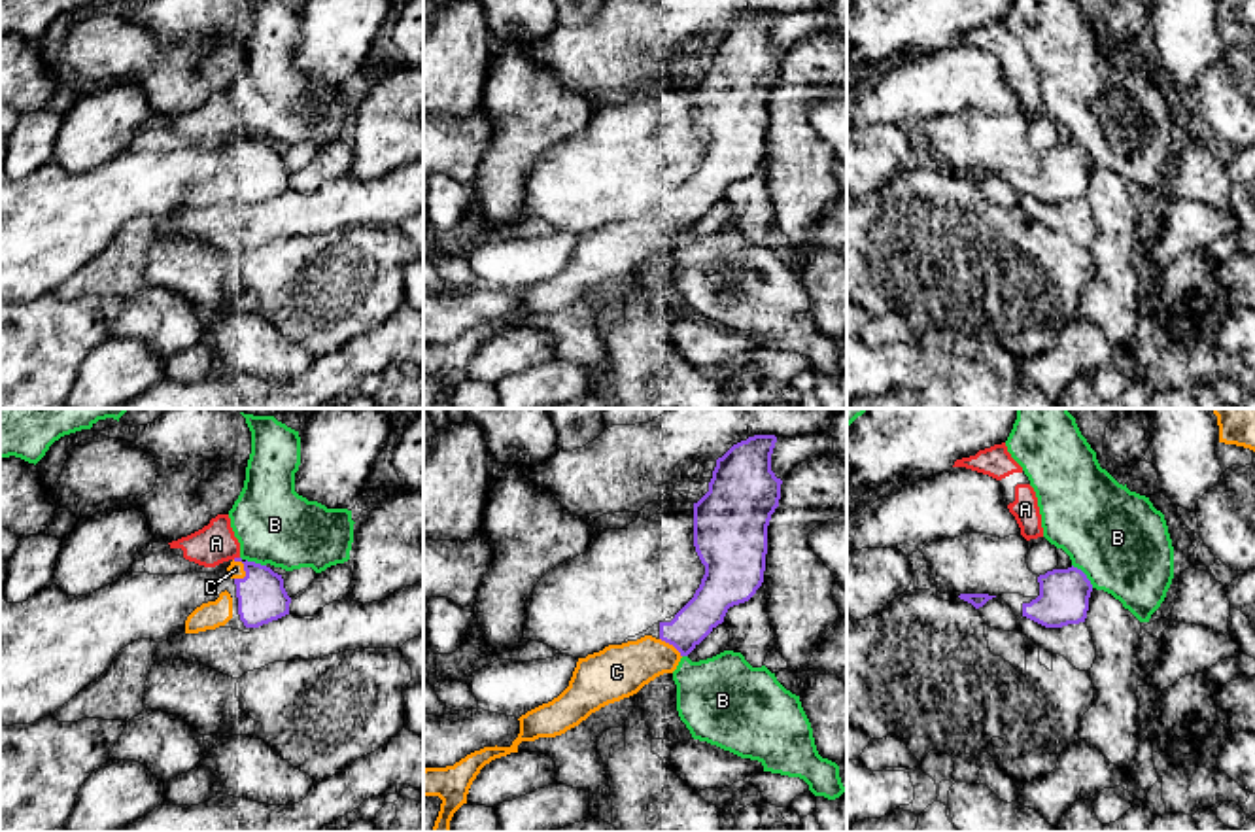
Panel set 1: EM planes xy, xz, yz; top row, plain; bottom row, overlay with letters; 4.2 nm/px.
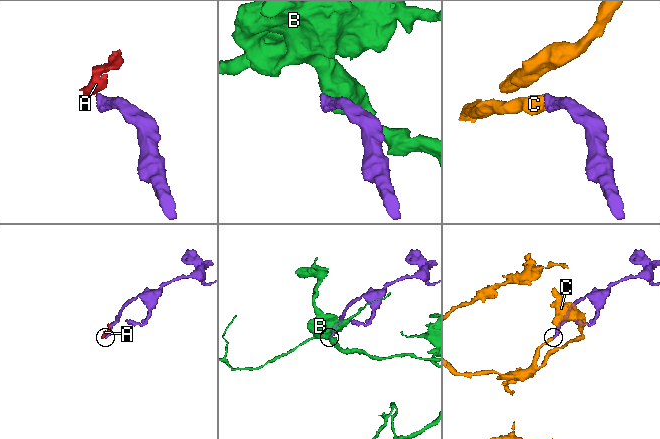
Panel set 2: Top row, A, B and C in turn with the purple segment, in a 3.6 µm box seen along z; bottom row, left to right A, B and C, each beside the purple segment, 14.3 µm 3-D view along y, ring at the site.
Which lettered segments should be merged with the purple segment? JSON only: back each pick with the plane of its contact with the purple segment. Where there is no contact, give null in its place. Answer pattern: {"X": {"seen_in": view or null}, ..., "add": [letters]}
{"C": {"seen_in": "xy"}, "add": ["C"]}

